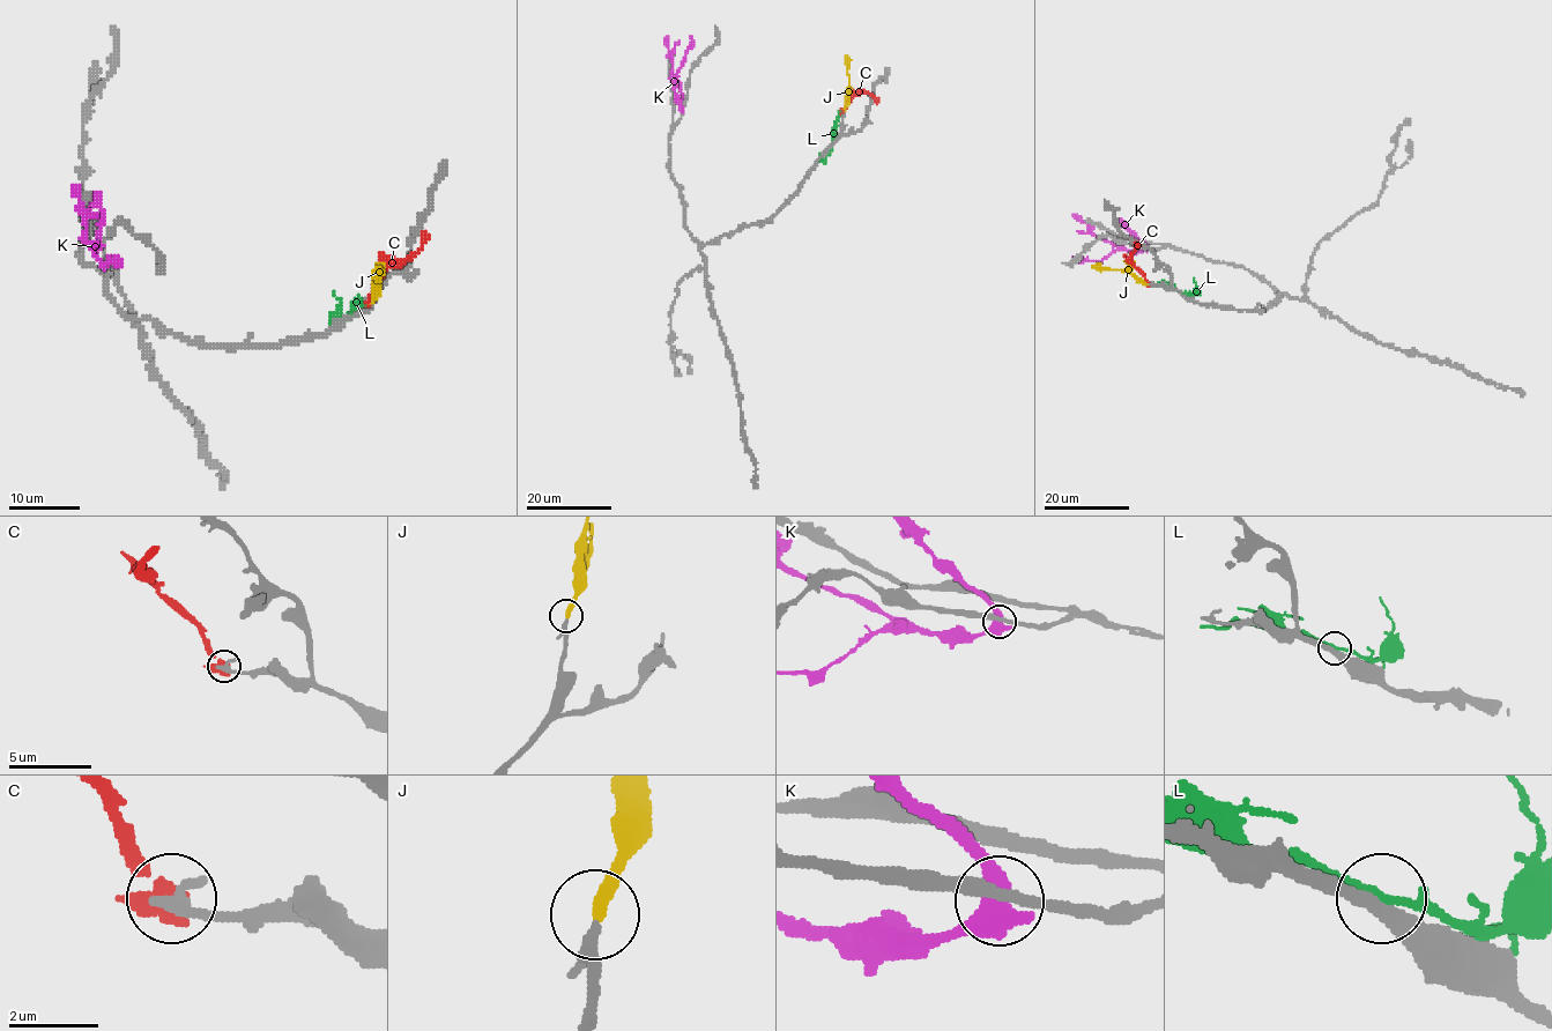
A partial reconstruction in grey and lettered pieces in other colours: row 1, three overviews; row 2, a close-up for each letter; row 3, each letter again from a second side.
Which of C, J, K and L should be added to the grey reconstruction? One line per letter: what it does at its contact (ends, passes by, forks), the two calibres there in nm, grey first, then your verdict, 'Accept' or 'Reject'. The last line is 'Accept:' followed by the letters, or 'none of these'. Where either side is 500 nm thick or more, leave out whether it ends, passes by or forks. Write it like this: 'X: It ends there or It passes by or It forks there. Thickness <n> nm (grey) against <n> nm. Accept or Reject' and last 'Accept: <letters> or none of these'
C: It ends there. Thickness 380 nm (grey) against 480 nm. Reject
J: It ends there. Thickness 220 nm (grey) against 240 nm. Accept
K: Thickness 280 nm (grey) against 500 nm. Reject
L: It passes by. Thickness 320 nm (grey) against 170 nm. Reject
Accept: J

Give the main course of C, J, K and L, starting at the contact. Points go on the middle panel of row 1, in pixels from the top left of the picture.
C: (841, 113), (848, 99), (855, 94), (868, 93), (877, 103)
J: (843, 110), (849, 84), (846, 56)
K: (682, 110), (671, 80), (671, 59), (667, 36)
L: (832, 145), (840, 111)

